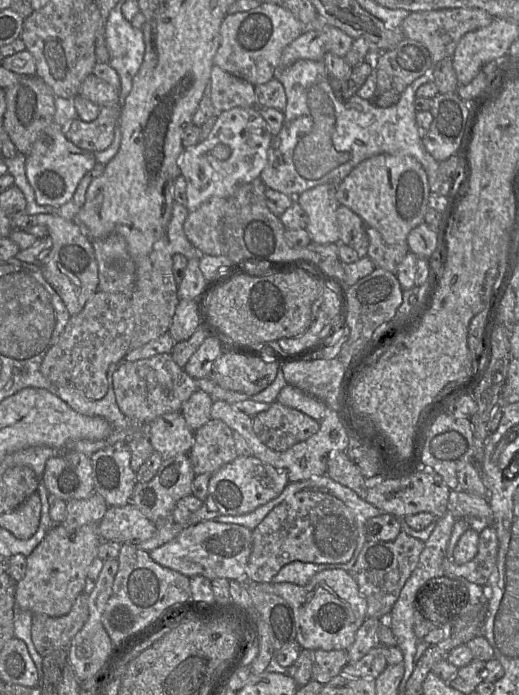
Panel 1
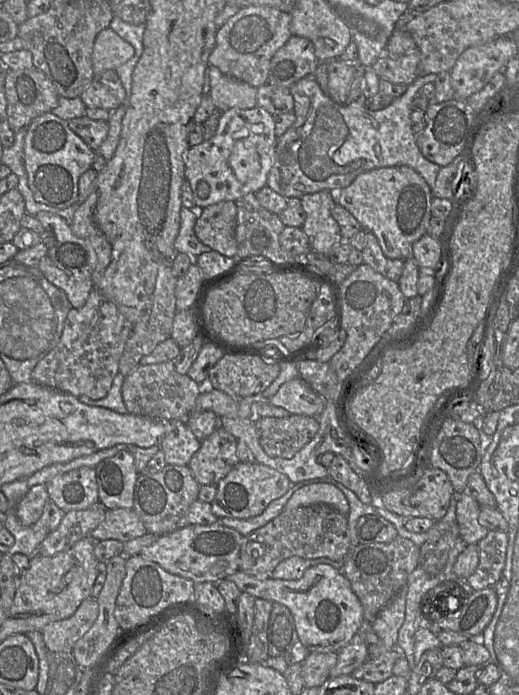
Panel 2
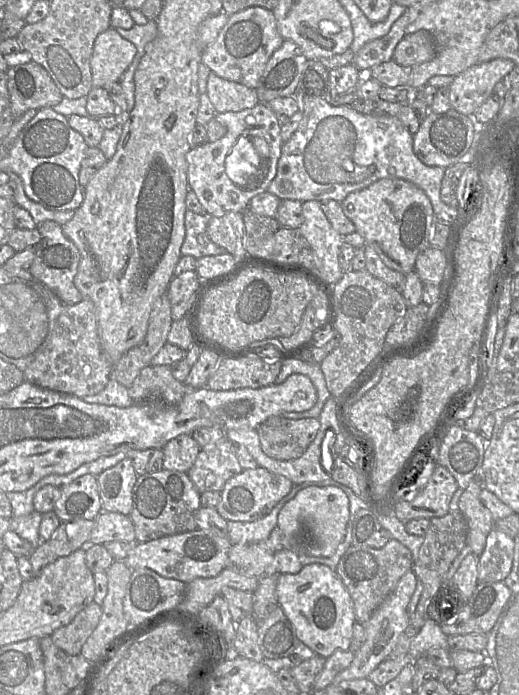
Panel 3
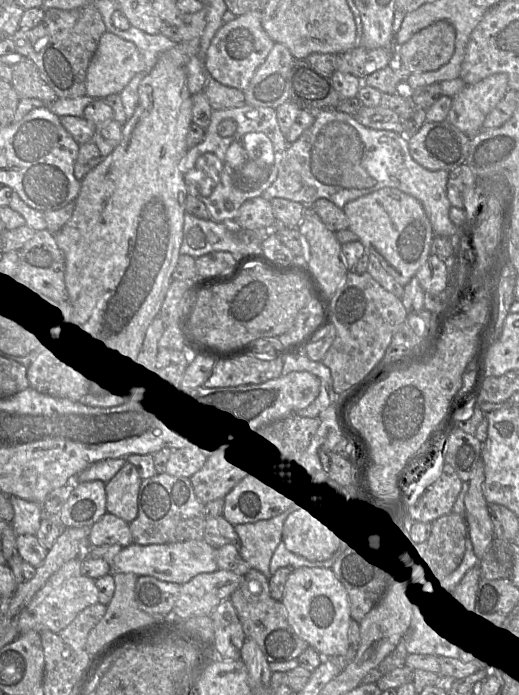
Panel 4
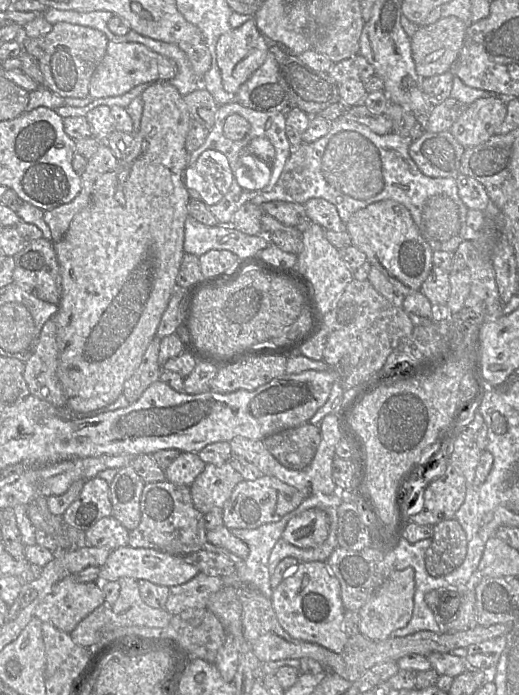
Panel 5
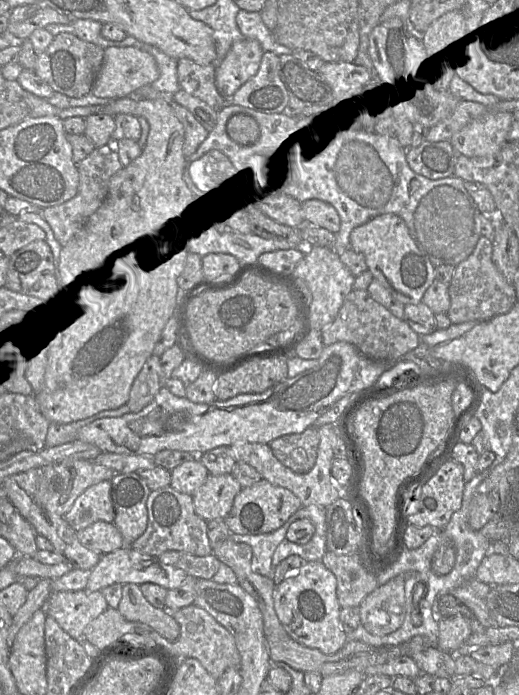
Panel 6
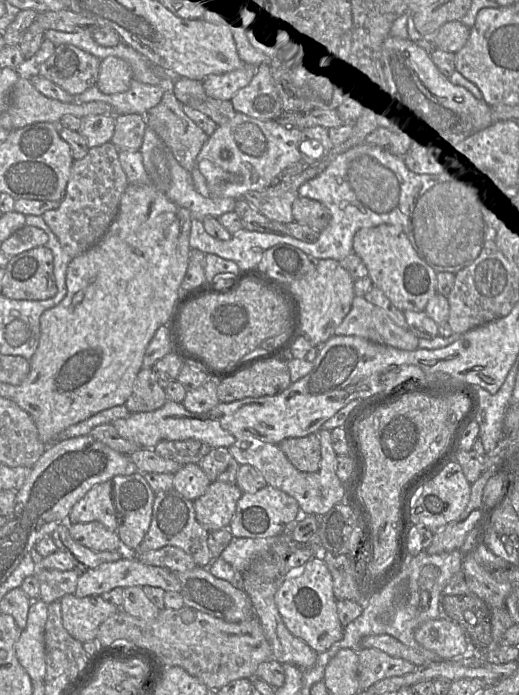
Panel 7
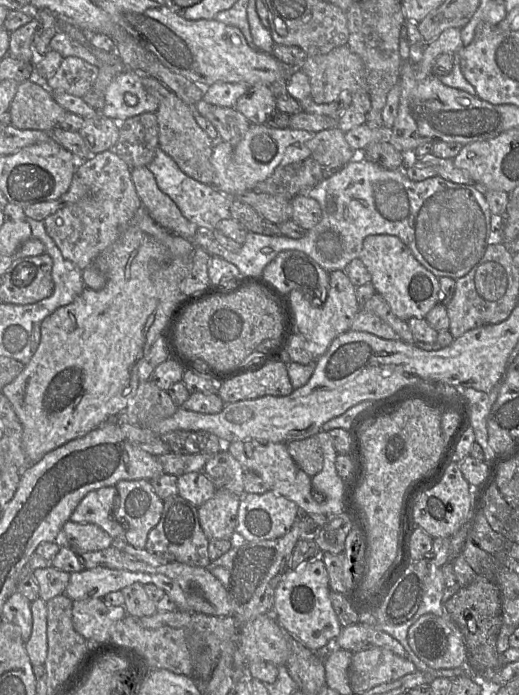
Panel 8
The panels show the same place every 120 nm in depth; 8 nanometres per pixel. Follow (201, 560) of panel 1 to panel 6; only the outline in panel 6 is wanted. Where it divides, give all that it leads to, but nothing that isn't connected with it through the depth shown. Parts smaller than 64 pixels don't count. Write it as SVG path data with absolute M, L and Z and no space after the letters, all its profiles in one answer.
M126 545L114 552L101 554L99 562L90 571L86 589L89 591L101 591L113 584L133 583L141 585L153 583L167 590L178 588L188 577L187 573L179 568L164 564L158 557L142 554Z

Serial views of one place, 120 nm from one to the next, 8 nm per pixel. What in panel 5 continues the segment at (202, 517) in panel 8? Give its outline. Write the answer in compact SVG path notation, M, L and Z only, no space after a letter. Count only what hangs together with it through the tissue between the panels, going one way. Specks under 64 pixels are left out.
M229 461L221 466L206 464L190 486L195 508L204 515L214 508L223 509L234 488L243 480Z

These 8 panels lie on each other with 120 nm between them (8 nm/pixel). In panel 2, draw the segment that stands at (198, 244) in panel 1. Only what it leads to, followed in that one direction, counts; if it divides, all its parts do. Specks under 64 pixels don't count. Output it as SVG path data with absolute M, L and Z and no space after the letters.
M221 201L198 211L194 232L197 238L211 250L227 257L235 257L237 254L236 224L236 203Z

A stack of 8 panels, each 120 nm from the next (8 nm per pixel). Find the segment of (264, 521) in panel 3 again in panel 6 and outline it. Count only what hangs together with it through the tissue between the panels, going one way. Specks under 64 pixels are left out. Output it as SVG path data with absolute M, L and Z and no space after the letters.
M295 513L279 529L259 535L239 535L230 532L232 541L248 544L252 549L251 570L262 576L273 578L274 569L272 557L278 545L286 539L286 533L293 523L290 521Z

